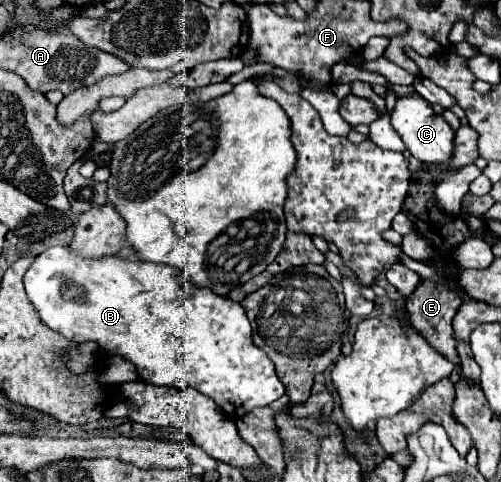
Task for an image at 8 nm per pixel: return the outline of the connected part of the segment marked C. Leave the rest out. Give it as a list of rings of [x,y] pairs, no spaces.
[[[417,93],[397,97],[397,103],[391,111],[391,127],[401,135],[403,143],[411,151],[413,157],[417,157],[423,163],[447,163],[451,159],[453,151],[453,129],[447,125],[443,115],[437,115],[429,111],[431,105]]]

